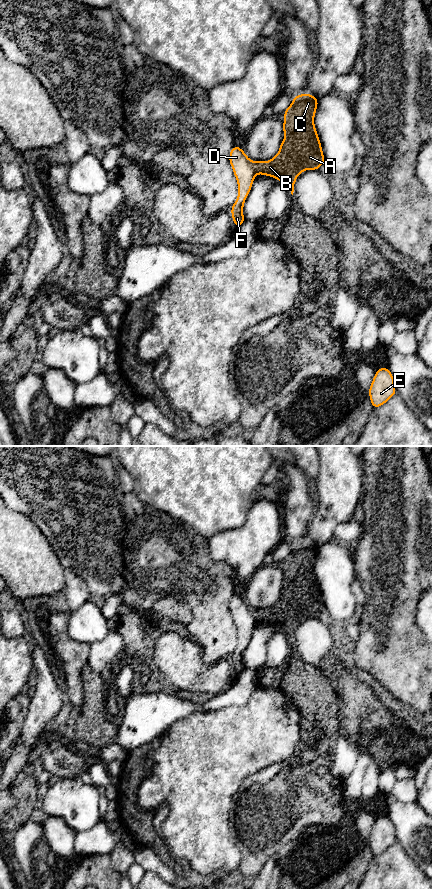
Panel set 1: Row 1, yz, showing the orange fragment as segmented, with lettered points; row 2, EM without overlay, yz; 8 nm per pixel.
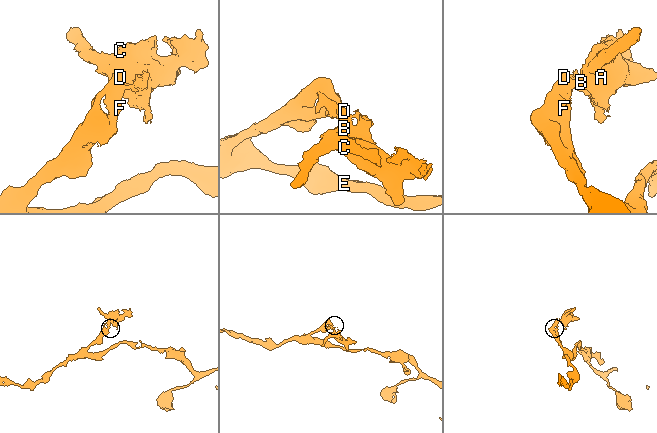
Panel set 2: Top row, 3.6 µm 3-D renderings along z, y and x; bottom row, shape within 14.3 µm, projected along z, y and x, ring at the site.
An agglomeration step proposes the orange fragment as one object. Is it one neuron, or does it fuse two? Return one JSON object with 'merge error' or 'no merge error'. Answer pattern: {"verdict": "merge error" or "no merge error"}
{"verdict": "merge error"}

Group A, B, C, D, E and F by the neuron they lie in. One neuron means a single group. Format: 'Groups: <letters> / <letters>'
Groups: A B C / D E F

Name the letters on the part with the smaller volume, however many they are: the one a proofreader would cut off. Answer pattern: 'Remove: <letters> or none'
Remove: A, B, C

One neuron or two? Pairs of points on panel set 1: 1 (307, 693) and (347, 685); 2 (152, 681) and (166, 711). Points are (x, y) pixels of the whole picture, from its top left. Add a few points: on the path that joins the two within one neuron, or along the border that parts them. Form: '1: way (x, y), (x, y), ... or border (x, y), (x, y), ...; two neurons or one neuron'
1: border (325, 665), (325, 679), (337, 700), (338, 710); two neurons
2: border (133, 692), (165, 692), (175, 696); two neurons

